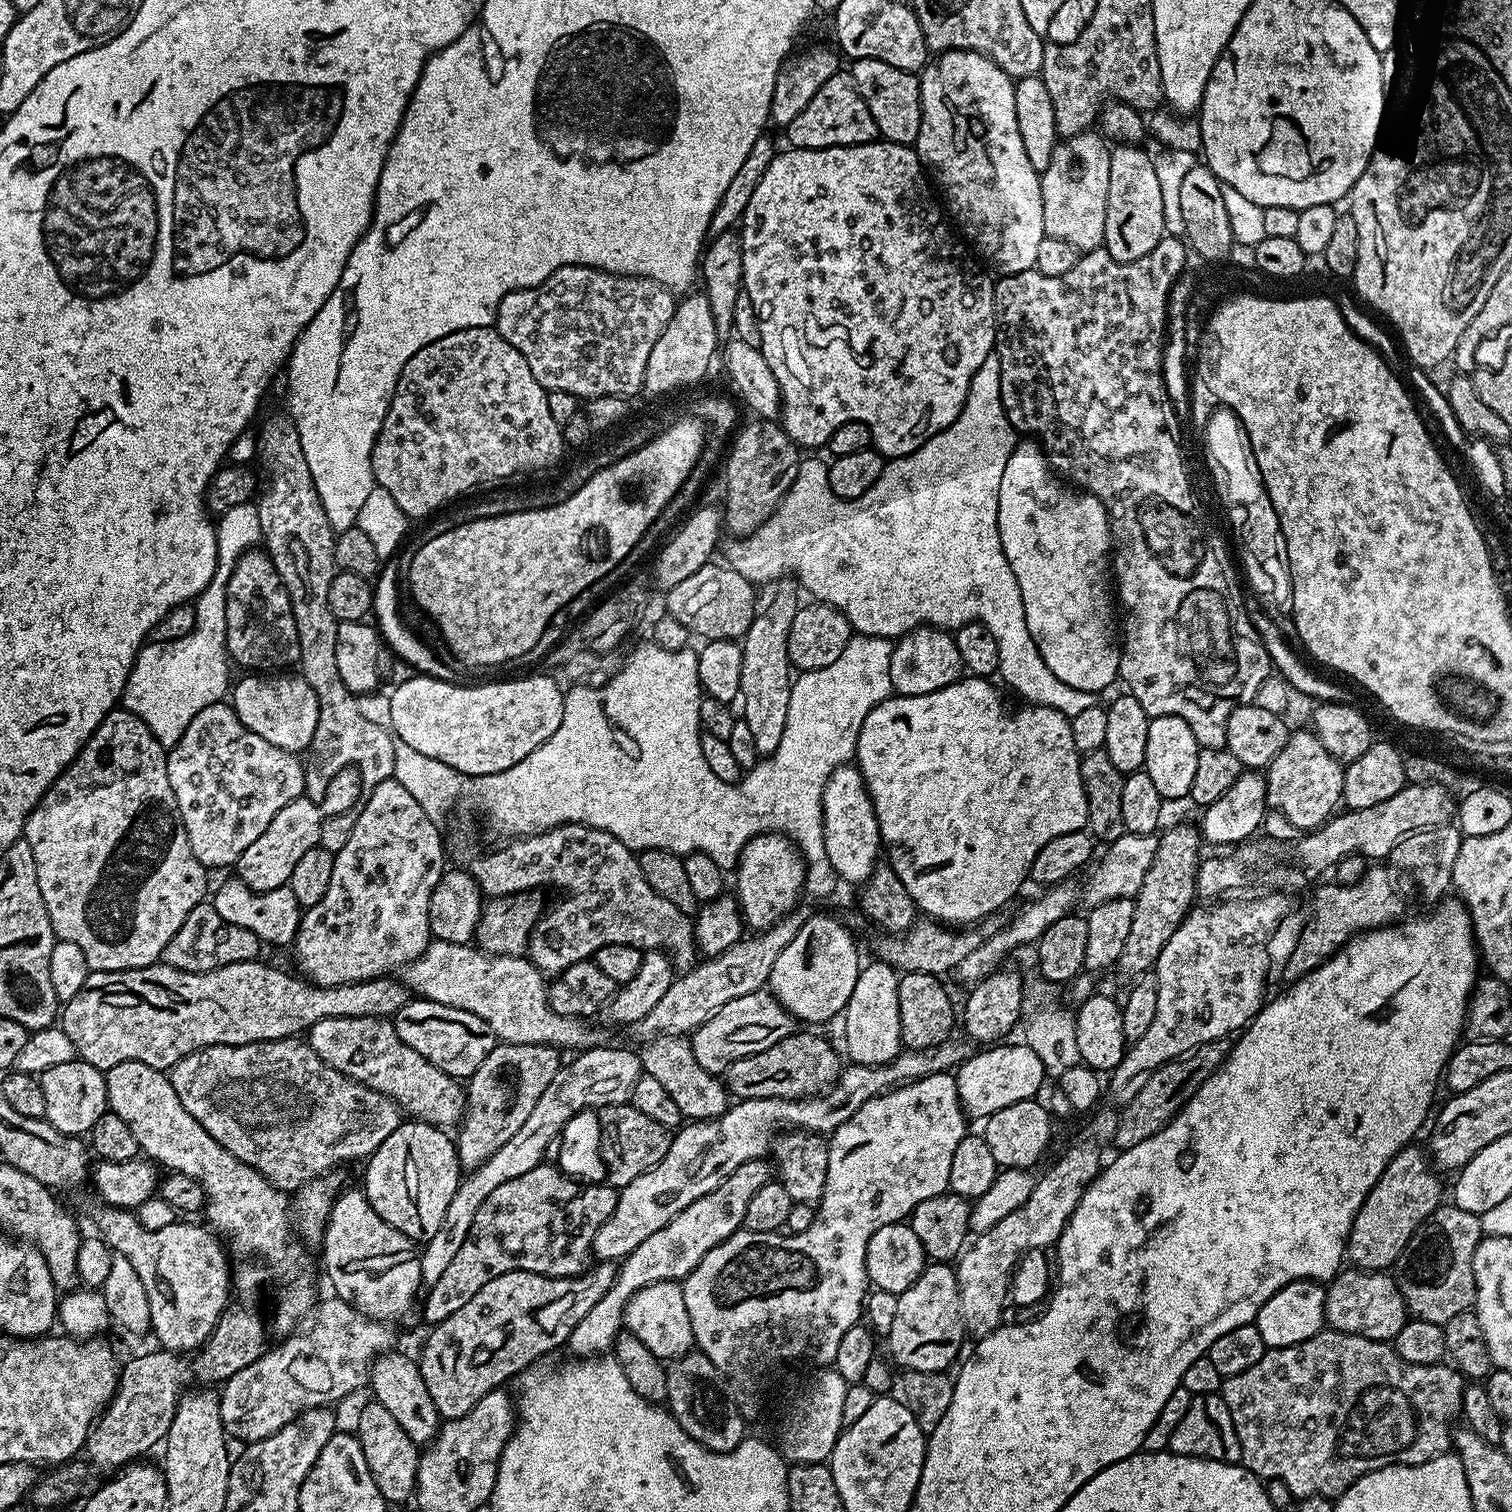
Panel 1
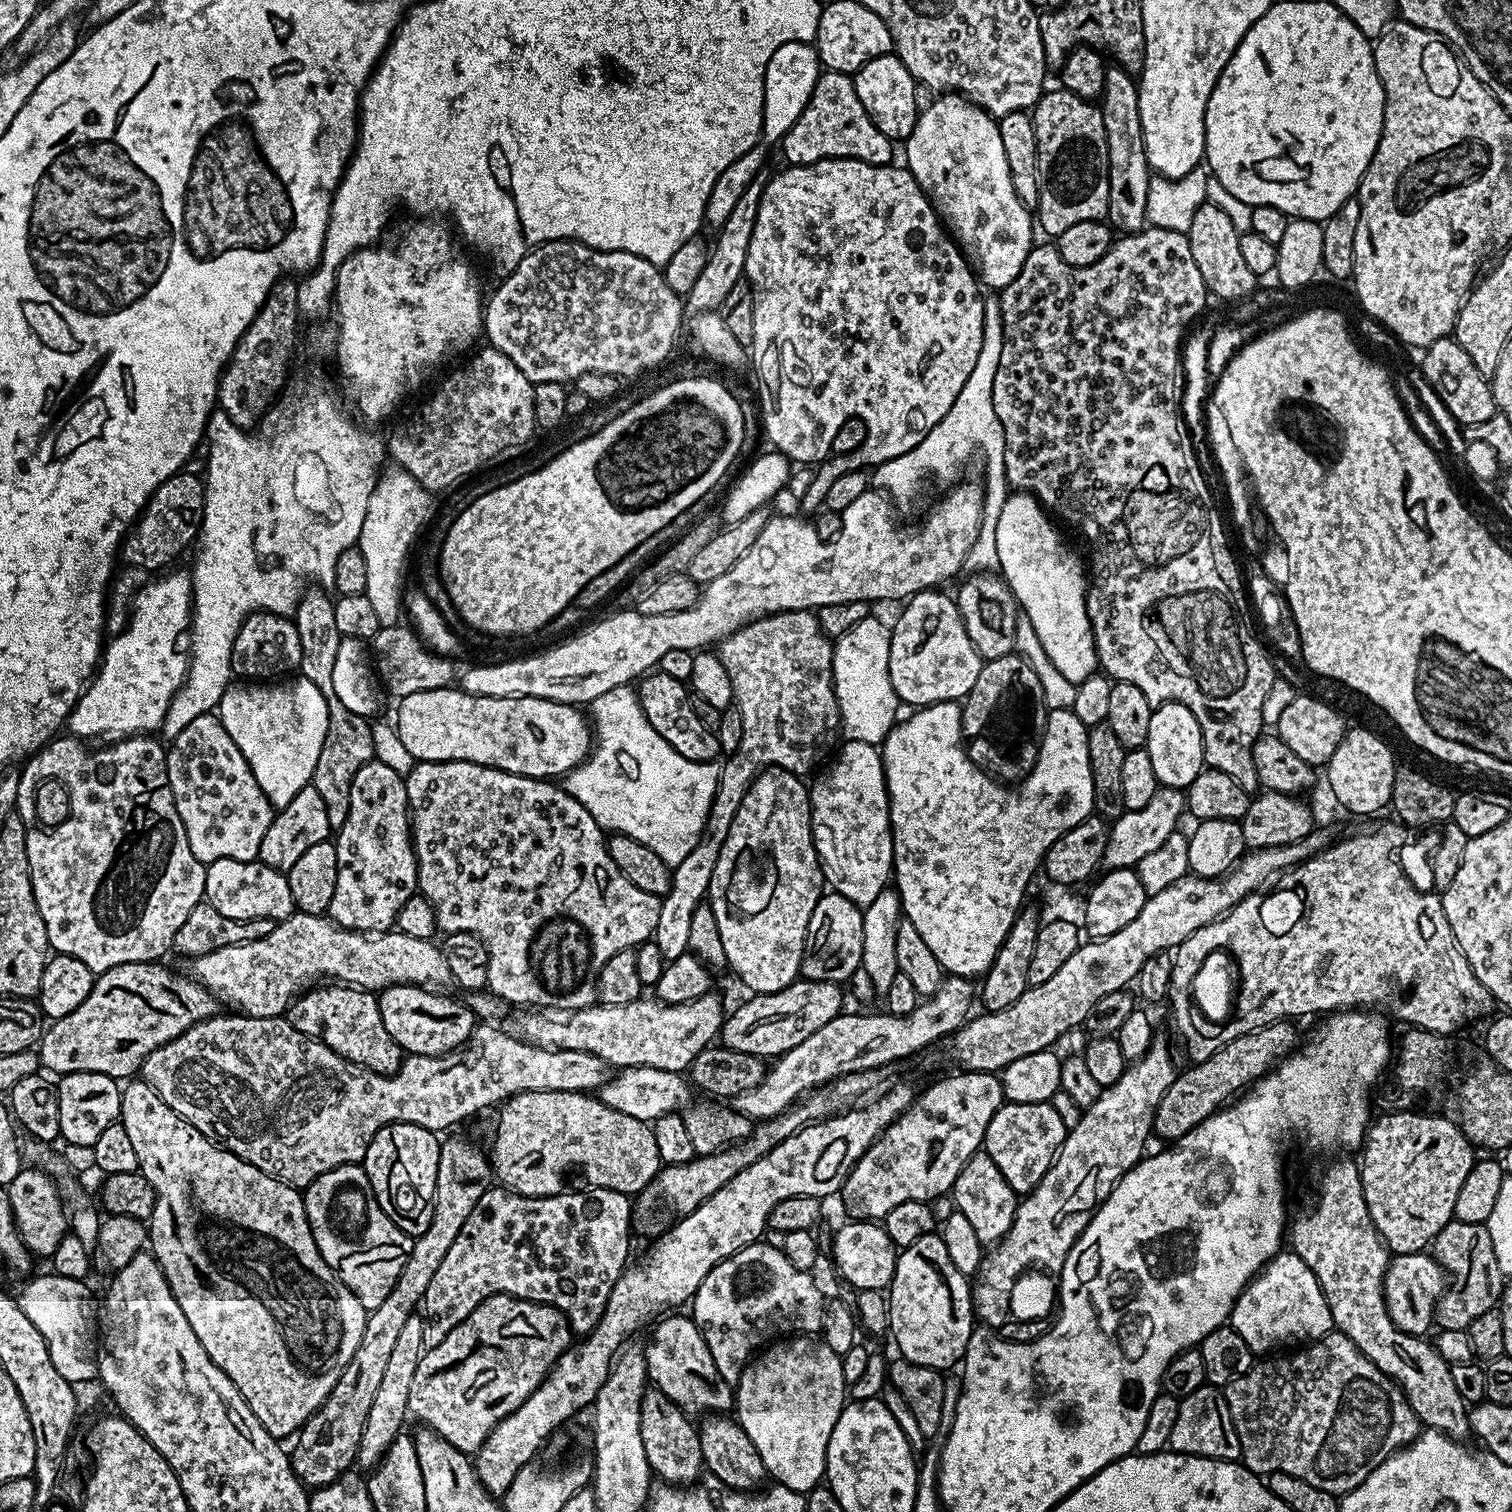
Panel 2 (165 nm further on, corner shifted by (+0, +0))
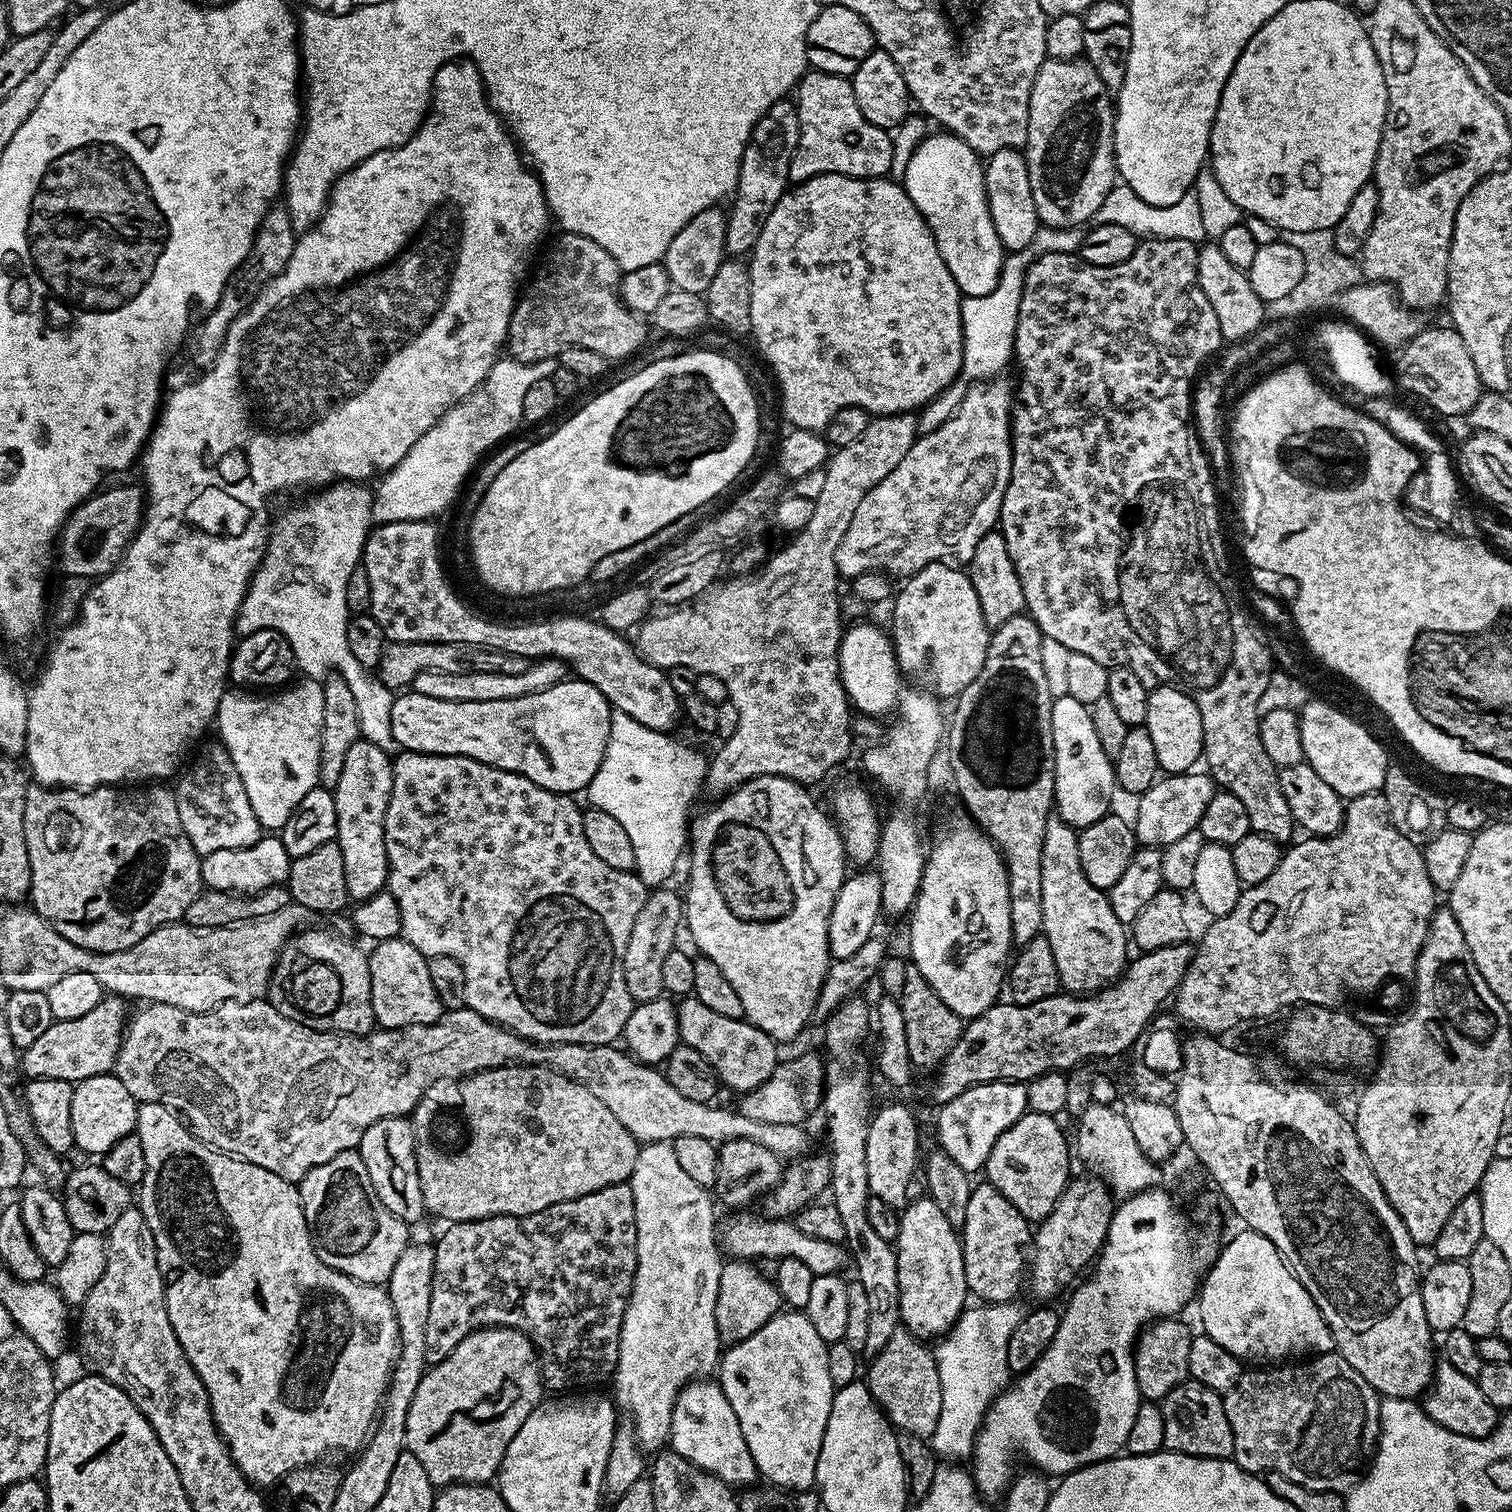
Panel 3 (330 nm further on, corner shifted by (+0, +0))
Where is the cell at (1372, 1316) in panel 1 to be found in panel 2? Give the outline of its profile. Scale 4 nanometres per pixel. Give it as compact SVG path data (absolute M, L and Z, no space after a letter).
M1427 1251L1393 1255L1384 1275L1384 1301L1394 1326L1398 1326L1398 1330L1411 1336L1427 1337L1427 1332L1433 1331L1436 1304L1440 1301L1440 1295L1444 1293L1445 1287L1446 1273L1435 1255Z

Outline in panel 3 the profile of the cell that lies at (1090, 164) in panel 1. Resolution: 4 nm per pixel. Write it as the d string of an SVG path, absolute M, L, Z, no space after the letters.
M1083 58L1075 60L1054 60L1045 59L1044 64L1038 70L1034 78L1034 86L1030 90L1030 118L1028 119L1028 142L1022 151L1028 159L1030 170L1030 190L1034 190L1034 206L1038 210L1038 218L1041 225L1046 228L1080 228L1087 225L1095 217L1096 212L1106 202L1106 194L1114 187L1118 180L1116 171L1116 151L1114 150L1114 96L1109 92L1108 87L1098 78L1098 70L1090 66Z

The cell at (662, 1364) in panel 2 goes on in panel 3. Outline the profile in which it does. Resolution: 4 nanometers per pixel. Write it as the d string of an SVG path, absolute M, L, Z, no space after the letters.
M711 1379L694 1380L680 1389L672 1407L670 1448L682 1458L694 1462L694 1466L714 1474L730 1486L752 1486L757 1483L756 1463L746 1438L742 1438L738 1414L734 1414L734 1406L730 1406L719 1383Z

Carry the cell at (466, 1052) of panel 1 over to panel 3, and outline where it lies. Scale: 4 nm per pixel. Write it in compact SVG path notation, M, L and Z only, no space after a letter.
M403 938L381 940L373 948L376 949L367 953L370 966L370 998L374 1006L376 1022L380 1028L405 1028L419 1024L434 1024L445 1015L444 1003L438 998L438 990L434 990L434 982L430 982L429 957L414 950L414 946L410 946L410 942L406 942Z

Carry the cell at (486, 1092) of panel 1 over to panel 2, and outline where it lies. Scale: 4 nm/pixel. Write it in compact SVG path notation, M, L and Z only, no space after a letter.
M451 1136L440 1145L434 1218L430 1226L426 1226L426 1234L413 1239L412 1253L402 1268L398 1282L394 1284L394 1290L390 1290L382 1306L369 1311L366 1330L362 1330L362 1342L358 1350L354 1350L350 1366L342 1370L342 1378L334 1390L330 1390L326 1402L322 1402L319 1410L305 1422L295 1437L296 1449L290 1452L292 1469L301 1484L309 1490L328 1487L355 1465L358 1442L362 1442L362 1430L366 1430L370 1405L378 1395L378 1385L382 1383L398 1333L421 1307L426 1286L430 1286L430 1278L434 1278L438 1266L442 1266L442 1258L446 1258L450 1246L454 1246L454 1238L458 1238L462 1226L466 1226L466 1218L470 1218L474 1206L478 1206L478 1198L482 1198L482 1194L493 1187L494 1169L489 1157L485 1153L483 1156L470 1141Z

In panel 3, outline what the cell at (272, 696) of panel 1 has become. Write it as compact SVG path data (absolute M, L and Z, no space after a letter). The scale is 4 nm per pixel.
M304 678L301 681L301 684L293 683L271 694L253 694L248 690L224 690L221 691L220 701L214 710L214 728L215 731L220 731L219 743L230 754L238 770L238 778L242 778L242 786L246 786L246 798L250 798L250 806L254 806L254 814L264 830L283 828L284 823L302 802L302 798L306 798L306 794L310 794L310 790L317 787L320 779L320 731L324 717L324 686L316 678Z

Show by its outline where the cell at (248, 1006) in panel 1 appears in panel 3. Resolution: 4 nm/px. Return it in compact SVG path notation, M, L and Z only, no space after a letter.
M108 994L90 1010L90 1014L52 1023L50 1030L45 1030L29 1048L23 1049L18 1064L21 1069L24 1067L25 1077L28 1080L62 1078L79 1082L111 1073L116 1066L120 1041L124 1039L124 1004L121 997Z

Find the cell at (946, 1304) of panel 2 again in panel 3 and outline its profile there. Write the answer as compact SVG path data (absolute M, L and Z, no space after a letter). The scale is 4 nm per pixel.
M929 1198L913 1199L900 1212L900 1229L894 1241L898 1262L900 1323L914 1336L943 1337L955 1326L970 1293L964 1273L964 1246L961 1233L946 1220Z

